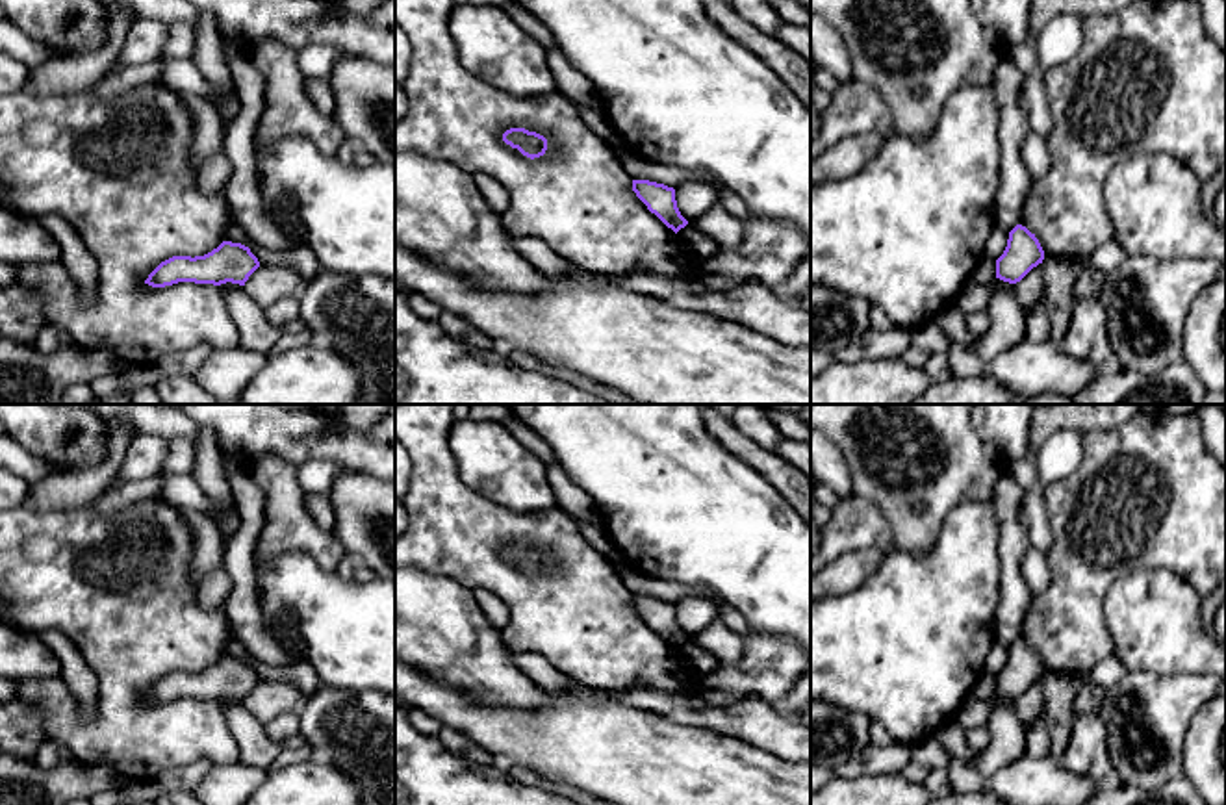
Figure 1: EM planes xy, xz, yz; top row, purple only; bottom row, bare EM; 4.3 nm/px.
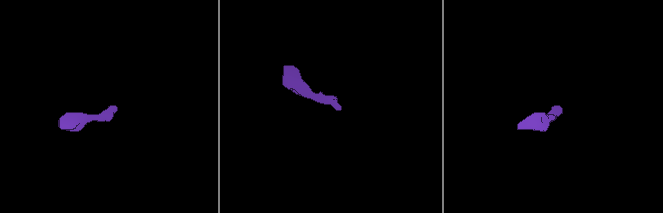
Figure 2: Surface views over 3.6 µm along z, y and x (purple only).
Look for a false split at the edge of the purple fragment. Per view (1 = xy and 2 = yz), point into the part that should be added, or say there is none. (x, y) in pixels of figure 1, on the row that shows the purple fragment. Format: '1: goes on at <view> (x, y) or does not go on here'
1: does not go on here
2: does not go on here

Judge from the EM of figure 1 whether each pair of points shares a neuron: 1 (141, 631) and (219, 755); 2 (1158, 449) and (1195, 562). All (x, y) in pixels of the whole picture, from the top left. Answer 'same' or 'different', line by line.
1: same
2: same

